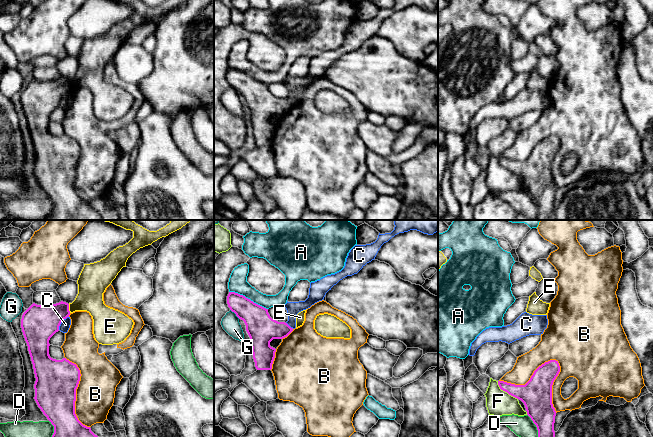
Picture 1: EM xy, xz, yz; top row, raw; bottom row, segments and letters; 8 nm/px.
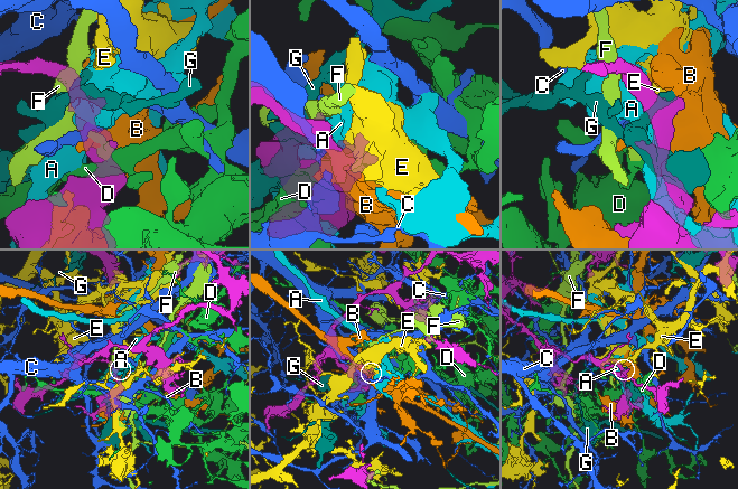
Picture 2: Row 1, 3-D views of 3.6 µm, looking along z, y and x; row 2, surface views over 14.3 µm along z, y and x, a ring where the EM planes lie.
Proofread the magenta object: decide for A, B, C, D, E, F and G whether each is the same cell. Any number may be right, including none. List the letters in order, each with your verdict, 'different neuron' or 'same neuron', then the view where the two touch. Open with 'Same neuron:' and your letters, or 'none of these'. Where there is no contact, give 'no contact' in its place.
Same neuron: none of these
A: different neuron; contact in xz
B: different neuron; contact in yz
C: different neuron; contact in xy
D: different neuron; contact in yz
E: different neuron; contact in xy
F: different neuron; contact in yz
G: different neuron; contact in xz

